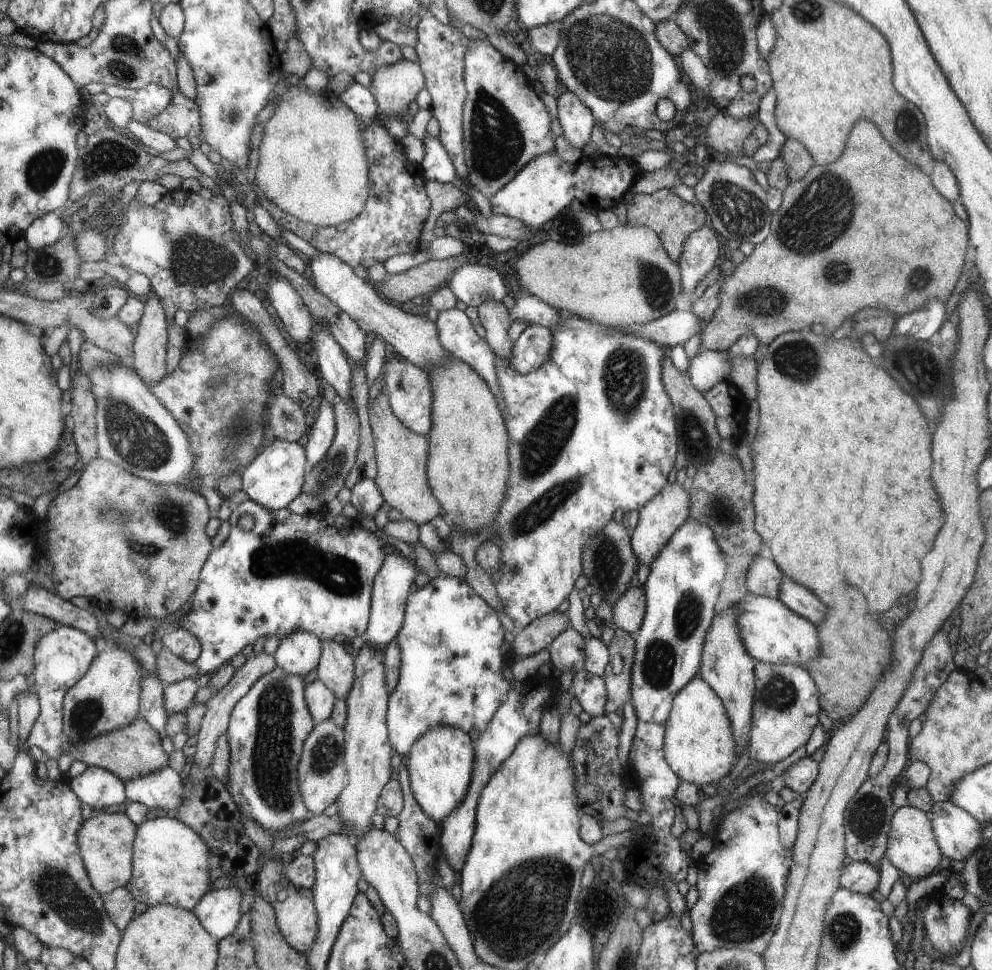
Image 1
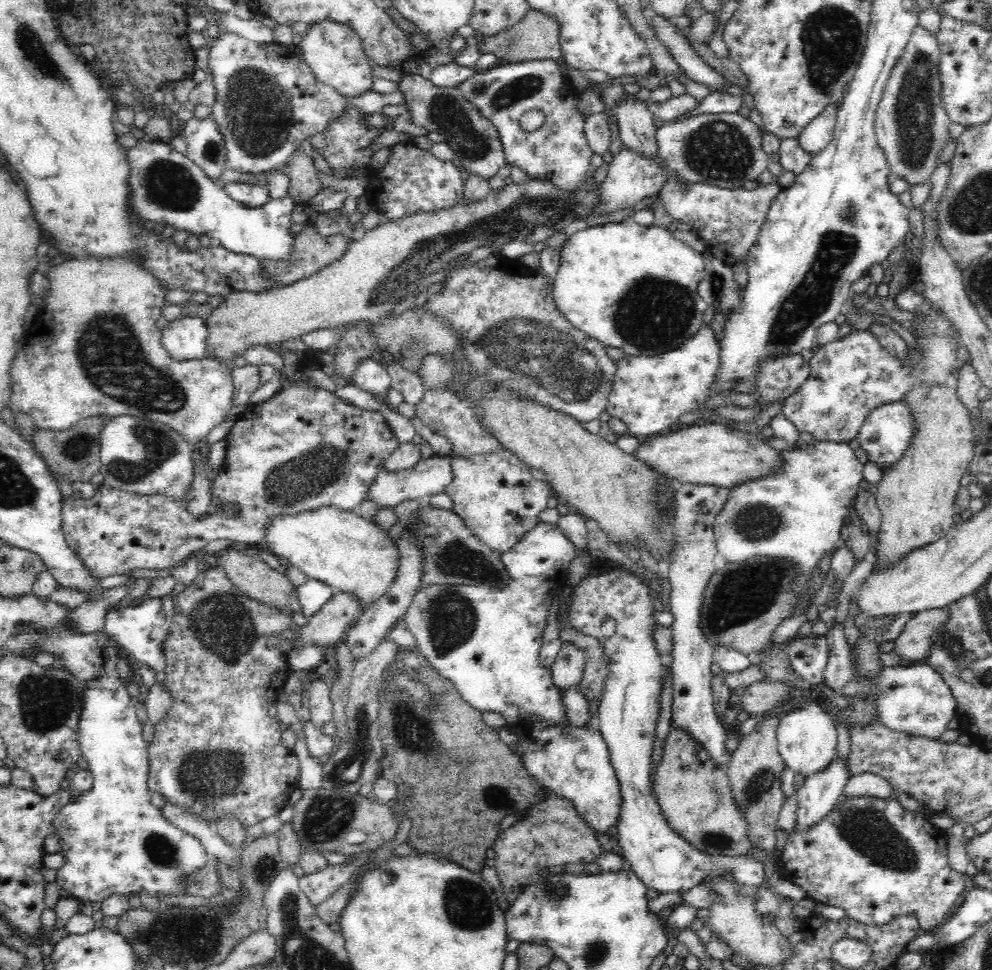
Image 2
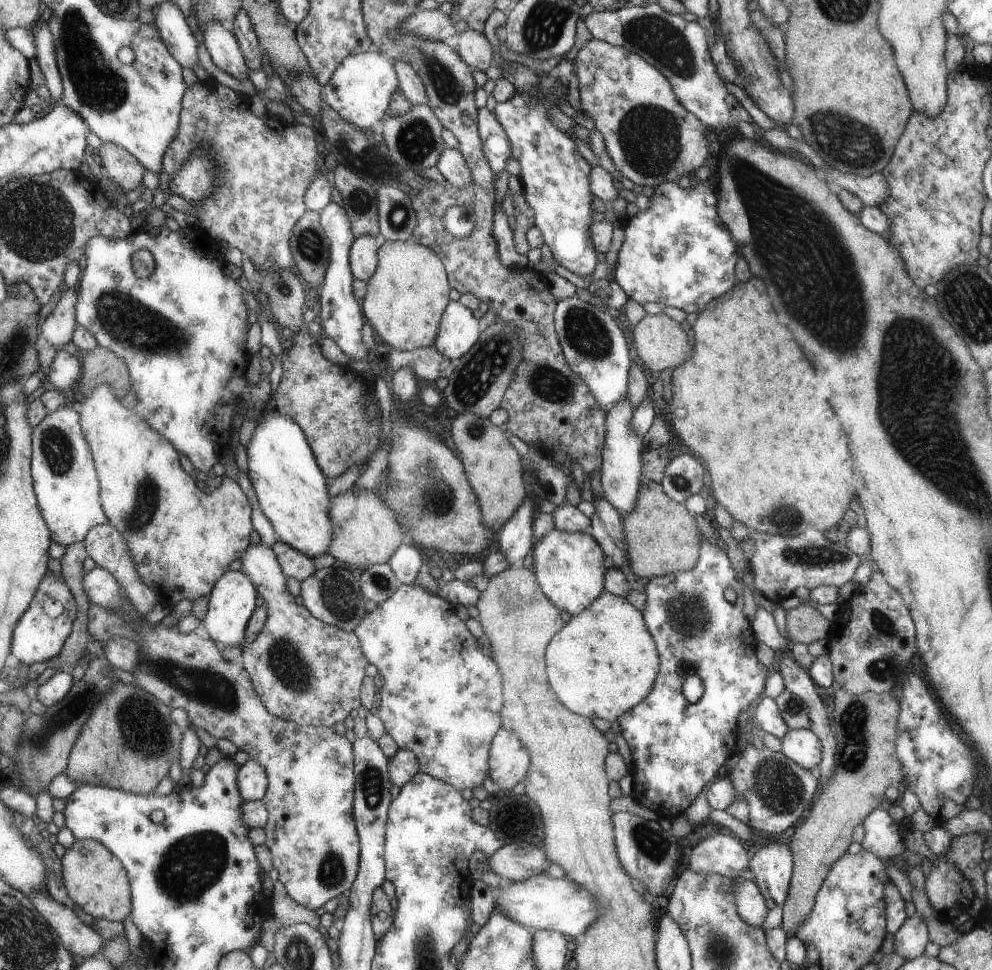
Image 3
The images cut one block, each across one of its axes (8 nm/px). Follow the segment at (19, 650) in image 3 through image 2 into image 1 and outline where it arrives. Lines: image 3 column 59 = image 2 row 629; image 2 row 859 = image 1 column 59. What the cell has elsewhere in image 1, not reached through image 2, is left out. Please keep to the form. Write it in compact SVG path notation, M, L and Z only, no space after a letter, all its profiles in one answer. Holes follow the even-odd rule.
M60 624L59 628L55 628L53 632L49 632L39 640L39 646L35 650L34 681L39 690L42 711L27 739L27 745L39 747L44 758L57 760L67 753L64 735L64 698L67 692L89 672L97 656L99 652L96 639L72 626Z

